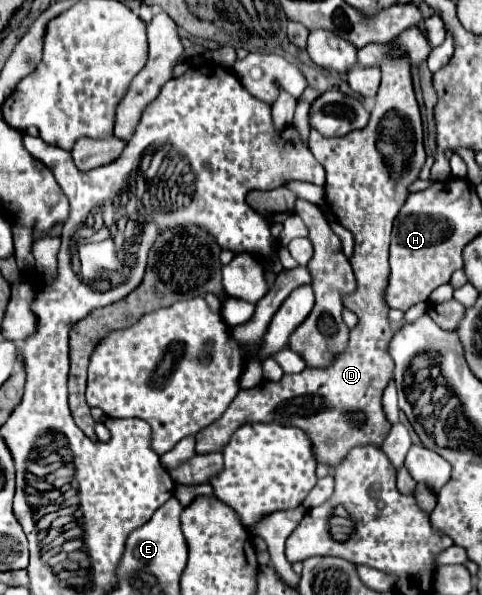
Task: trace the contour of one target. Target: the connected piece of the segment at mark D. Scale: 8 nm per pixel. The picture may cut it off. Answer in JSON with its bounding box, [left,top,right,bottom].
[196,58,426,466]

